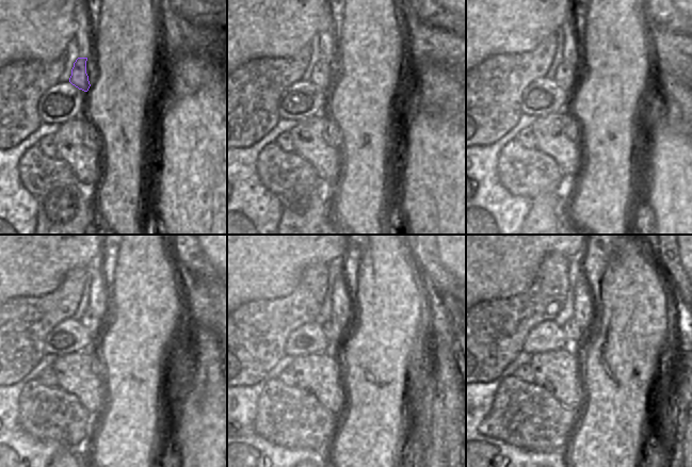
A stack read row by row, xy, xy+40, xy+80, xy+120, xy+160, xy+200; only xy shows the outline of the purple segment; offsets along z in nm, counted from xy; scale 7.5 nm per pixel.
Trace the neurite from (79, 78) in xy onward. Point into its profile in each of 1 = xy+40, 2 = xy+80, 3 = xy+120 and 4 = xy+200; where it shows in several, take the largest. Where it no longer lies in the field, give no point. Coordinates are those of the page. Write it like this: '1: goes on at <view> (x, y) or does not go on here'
1: goes on at xy+40 (321, 76)
2: goes on at xy+80 (563, 78)
3: goes on at xy+120 (90, 322)
4: goes on at xy+200 (578, 339)

